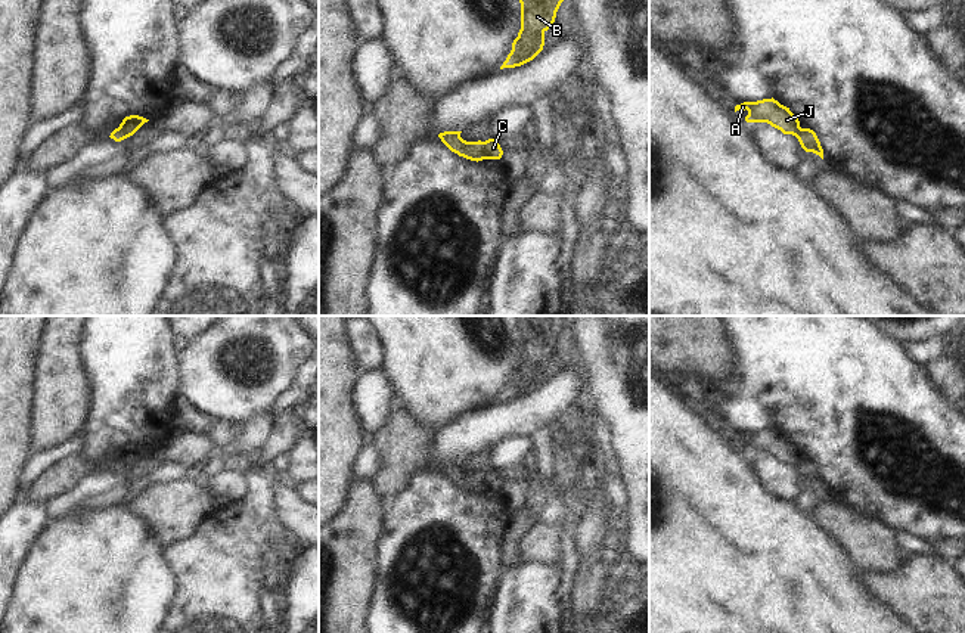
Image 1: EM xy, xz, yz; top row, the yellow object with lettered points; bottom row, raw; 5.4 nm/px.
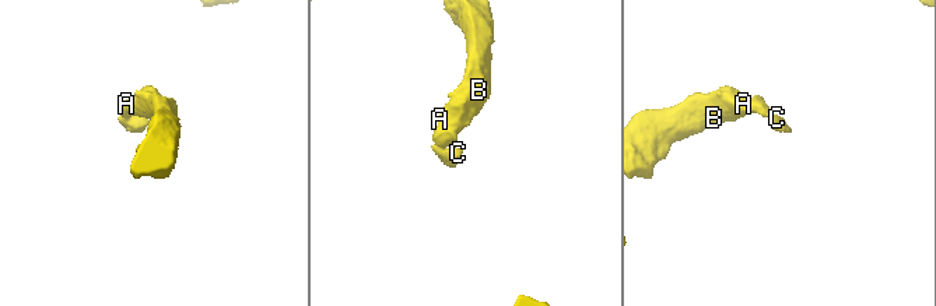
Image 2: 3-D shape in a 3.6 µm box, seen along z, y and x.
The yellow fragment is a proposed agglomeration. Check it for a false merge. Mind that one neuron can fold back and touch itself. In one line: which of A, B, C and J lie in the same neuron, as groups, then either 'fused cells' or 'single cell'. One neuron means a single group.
A B J / C; fused cells

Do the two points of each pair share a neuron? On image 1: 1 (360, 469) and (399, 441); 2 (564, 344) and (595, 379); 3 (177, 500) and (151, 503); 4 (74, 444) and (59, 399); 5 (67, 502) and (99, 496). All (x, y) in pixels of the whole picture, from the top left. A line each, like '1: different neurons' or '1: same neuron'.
1: different neurons
2: different neurons
3: same neuron
4: different neurons
5: same neuron

